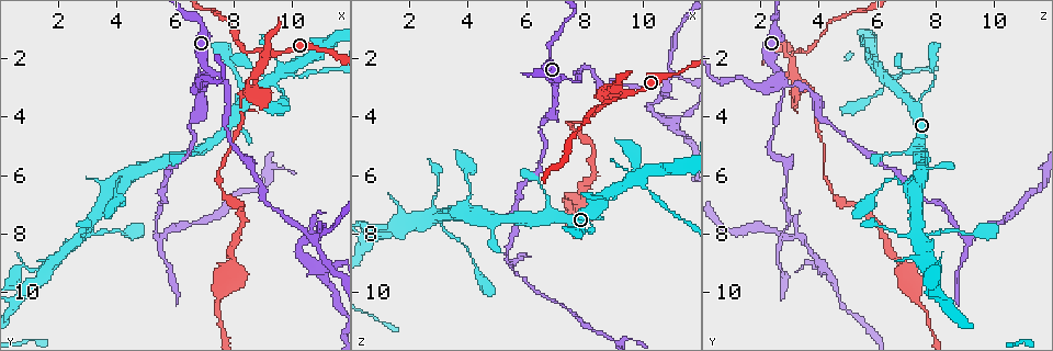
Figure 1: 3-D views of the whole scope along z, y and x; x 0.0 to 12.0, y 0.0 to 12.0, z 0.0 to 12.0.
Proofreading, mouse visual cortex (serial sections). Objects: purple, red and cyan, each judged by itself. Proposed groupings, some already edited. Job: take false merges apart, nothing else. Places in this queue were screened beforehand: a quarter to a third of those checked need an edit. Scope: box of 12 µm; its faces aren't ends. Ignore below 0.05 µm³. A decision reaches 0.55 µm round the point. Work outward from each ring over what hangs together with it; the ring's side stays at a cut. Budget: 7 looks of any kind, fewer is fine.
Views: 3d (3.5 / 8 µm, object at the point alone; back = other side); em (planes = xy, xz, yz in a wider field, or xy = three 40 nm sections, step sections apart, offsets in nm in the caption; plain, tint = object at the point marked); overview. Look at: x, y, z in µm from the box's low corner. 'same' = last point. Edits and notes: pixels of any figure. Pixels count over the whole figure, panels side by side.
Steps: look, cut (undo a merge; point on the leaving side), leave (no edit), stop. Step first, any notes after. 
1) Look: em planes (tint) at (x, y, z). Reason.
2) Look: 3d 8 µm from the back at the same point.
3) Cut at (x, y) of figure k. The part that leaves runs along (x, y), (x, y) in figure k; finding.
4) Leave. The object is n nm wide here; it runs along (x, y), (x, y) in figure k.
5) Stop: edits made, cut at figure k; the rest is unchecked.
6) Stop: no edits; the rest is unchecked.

Look: 3d 8 µm at (9.1, 2.0, 3.0). Three arms meet.

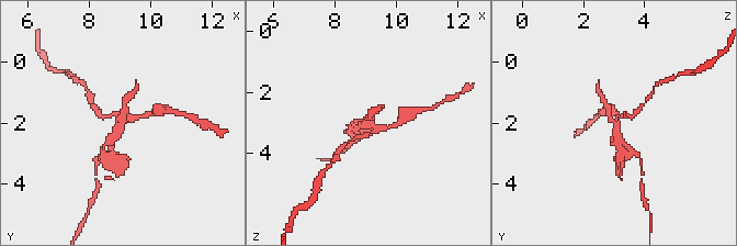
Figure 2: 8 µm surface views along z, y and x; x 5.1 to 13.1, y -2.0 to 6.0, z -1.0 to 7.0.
Look: 3d 3.5 µm from the back at (9.1, 1.9, 3.0).

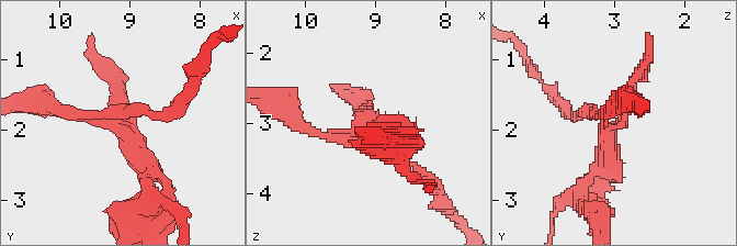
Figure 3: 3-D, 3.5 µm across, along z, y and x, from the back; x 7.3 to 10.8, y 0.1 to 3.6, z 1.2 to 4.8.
Look: em xy step 2 (tint) at (9.10, 1.95, 3.00). Shape alone is not enough.

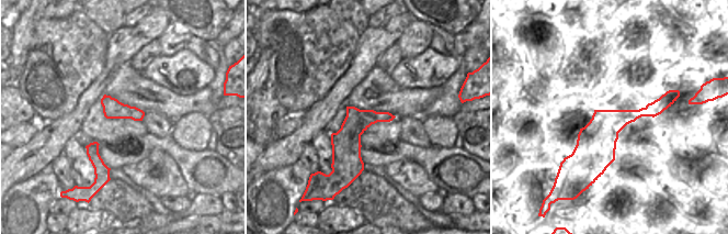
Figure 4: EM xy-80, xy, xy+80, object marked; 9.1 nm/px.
Cut at (137, 146) of figure 3. The object is 220 nm wide here; the part that leaves runs along (109, 122), (167, 183), (160, 200) in figure 3; two cells meet here.

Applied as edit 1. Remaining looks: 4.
Look: overview. See it whole again.

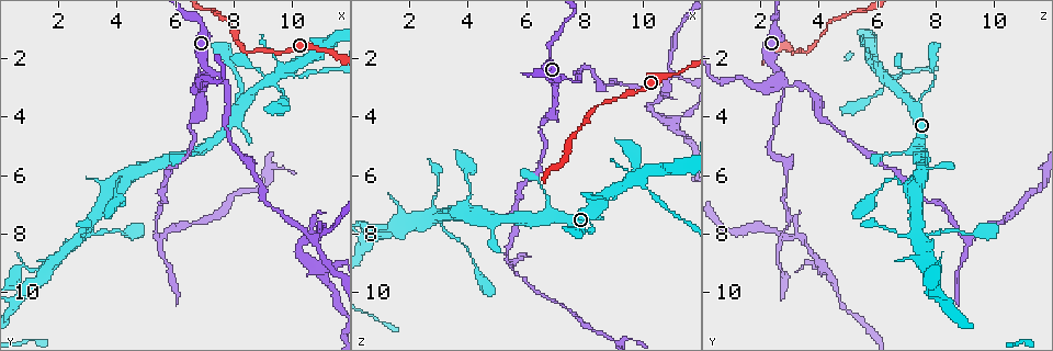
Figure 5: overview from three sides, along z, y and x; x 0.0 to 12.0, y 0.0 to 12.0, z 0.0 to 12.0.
Look: 3d 3.5 µm at (8.1, 3.3, 7.5). Three-way junction.

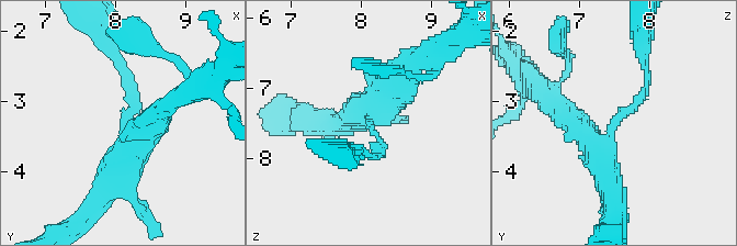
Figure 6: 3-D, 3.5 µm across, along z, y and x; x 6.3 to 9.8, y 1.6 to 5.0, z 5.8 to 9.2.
Look: em planes (tint) at (8.10, 3.35, 7.50). 3 arms meet here; the arms are 150, 350, 400 nm wide; need the tissue.

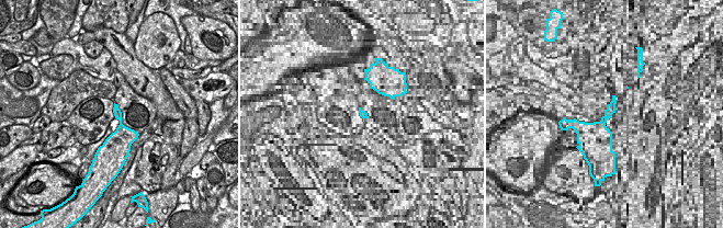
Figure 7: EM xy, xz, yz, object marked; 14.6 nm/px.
Look: em xy step 2 (tint) at the same point. Cut it another way.

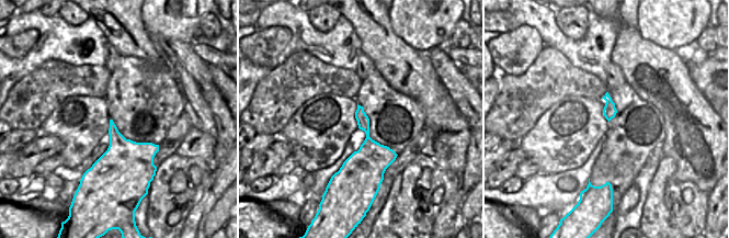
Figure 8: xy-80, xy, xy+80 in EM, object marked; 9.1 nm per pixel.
Leave. One cell here.

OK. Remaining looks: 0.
Stop: edits made, cut at figure 3; the rest is unchecked.

